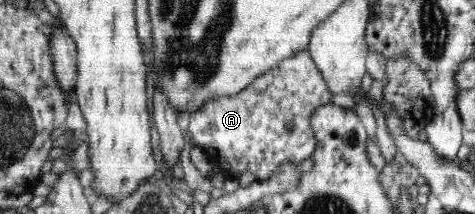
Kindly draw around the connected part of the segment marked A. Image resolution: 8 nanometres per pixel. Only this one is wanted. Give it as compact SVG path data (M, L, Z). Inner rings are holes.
M305 50L279 61L277 67L255 77L243 91L233 97L207 99L207 105L189 115L188 129L195 144L208 155L214 169L225 177L238 179L242 173L249 171L256 180L269 179L279 165L287 161L297 165L314 154L316 139L310 128L310 117L319 106L331 103L331 92L326 81L311 54ZM288 123L292 124L292 129L288 128Z

